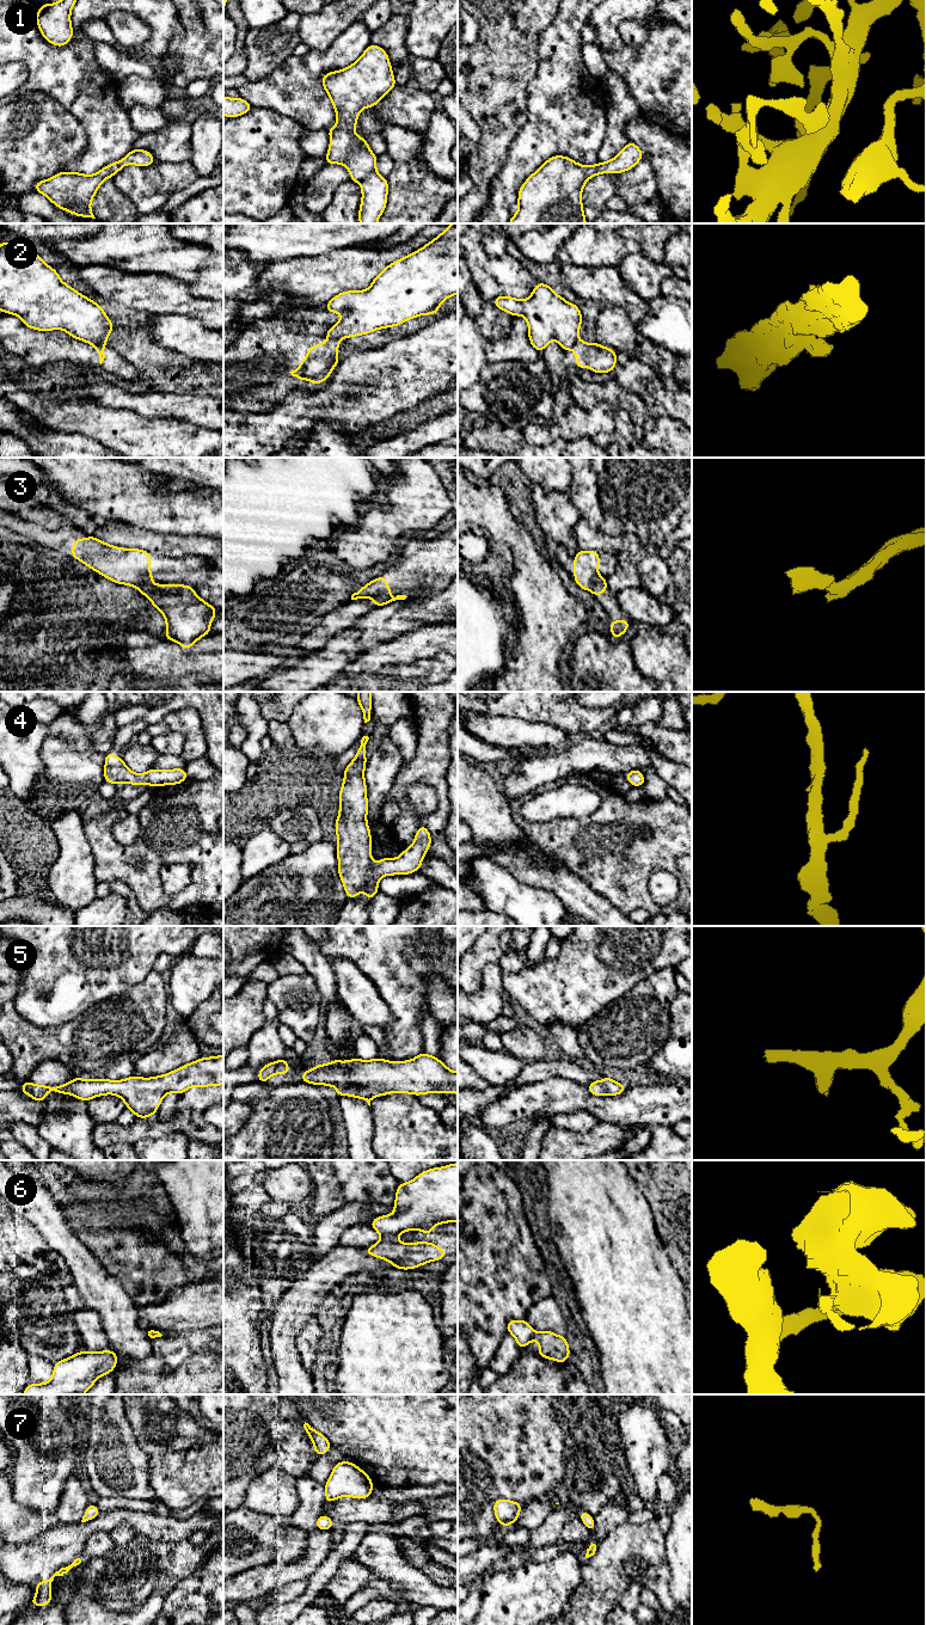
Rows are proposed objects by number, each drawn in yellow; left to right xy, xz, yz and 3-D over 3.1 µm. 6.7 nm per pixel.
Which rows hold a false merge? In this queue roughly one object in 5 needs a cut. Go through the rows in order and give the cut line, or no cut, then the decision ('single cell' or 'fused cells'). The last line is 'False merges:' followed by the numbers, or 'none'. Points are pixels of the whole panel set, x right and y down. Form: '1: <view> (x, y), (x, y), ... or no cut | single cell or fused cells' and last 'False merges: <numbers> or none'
1: no cut | single cell
2: xy (93, 344), (106, 345) | fused cells
3: xz (388, 593), (378, 593), (372, 596) | fused cells
4: no cut | single cell
5: no cut | single cell
6: xz (394, 1236), (382, 1237) | fused cells
7: no cut | single cell
False merges: 2, 3, 6

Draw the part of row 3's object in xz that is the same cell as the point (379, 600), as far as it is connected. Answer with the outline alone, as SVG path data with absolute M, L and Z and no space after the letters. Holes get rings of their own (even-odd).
M378 594L378 595L373 596L373 602L376 607L381 607L381 606L391 603L395 600L405 600L406 597L407 597L406 595L397 595L395 597L393 597L390 594Z

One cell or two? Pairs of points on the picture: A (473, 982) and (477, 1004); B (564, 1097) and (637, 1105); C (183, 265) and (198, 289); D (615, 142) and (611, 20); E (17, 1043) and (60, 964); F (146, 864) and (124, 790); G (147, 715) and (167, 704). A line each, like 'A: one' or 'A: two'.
A: two
B: one
C: two
D: two
E: two
F: two
G: one

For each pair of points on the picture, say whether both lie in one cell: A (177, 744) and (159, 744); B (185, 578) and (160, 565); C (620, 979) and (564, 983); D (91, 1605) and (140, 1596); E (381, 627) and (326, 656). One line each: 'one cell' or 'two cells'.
A: one cell
B: one cell
C: one cell
D: one cell
E: two cells

